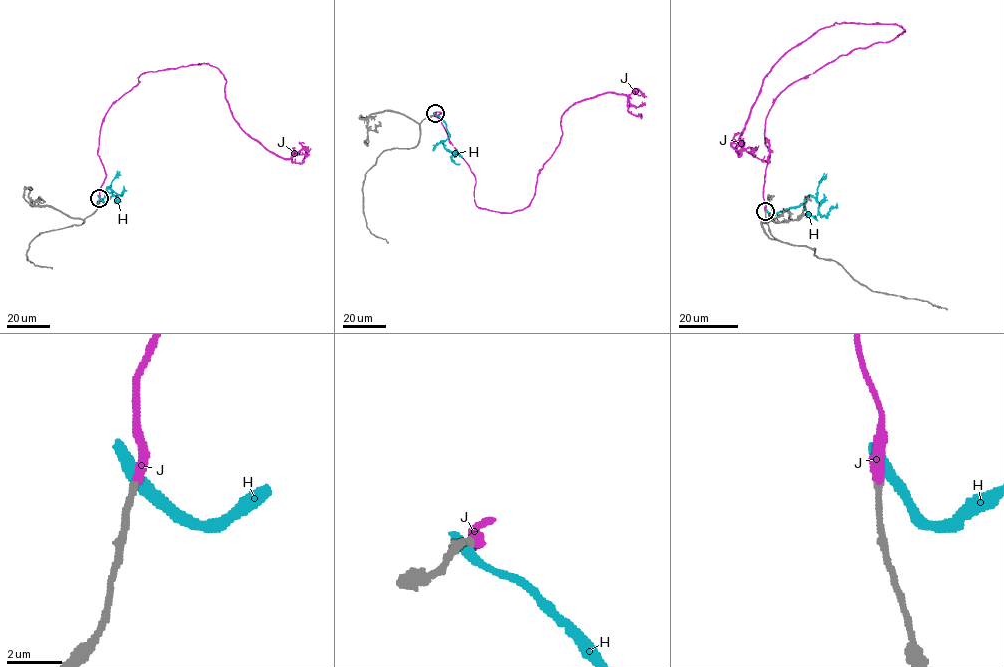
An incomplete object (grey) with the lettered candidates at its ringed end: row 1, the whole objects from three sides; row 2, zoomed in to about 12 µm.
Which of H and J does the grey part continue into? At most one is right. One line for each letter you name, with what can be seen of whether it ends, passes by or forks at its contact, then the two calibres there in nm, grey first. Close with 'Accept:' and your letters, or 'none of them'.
J: it ends | 260/360 nm
Accept: J

